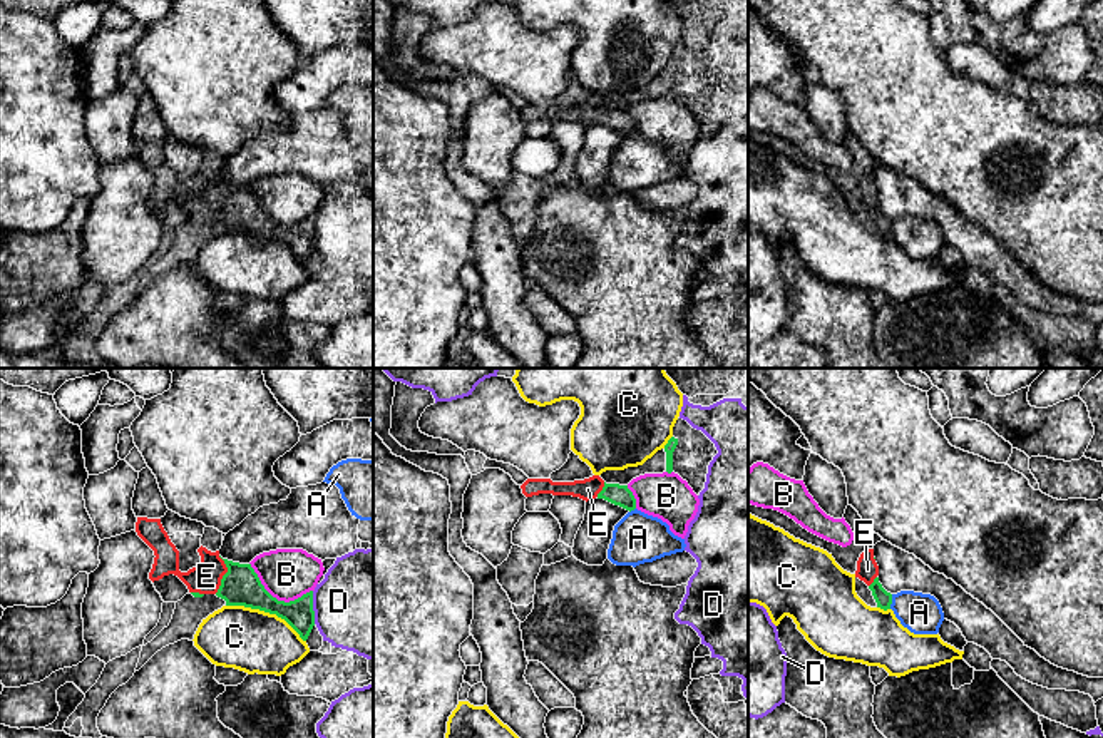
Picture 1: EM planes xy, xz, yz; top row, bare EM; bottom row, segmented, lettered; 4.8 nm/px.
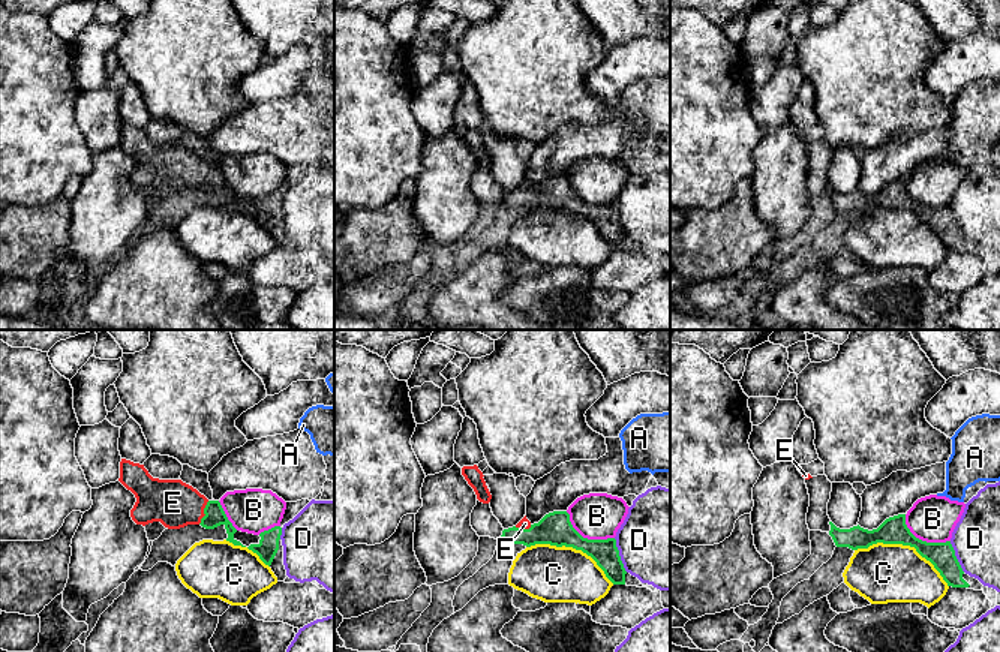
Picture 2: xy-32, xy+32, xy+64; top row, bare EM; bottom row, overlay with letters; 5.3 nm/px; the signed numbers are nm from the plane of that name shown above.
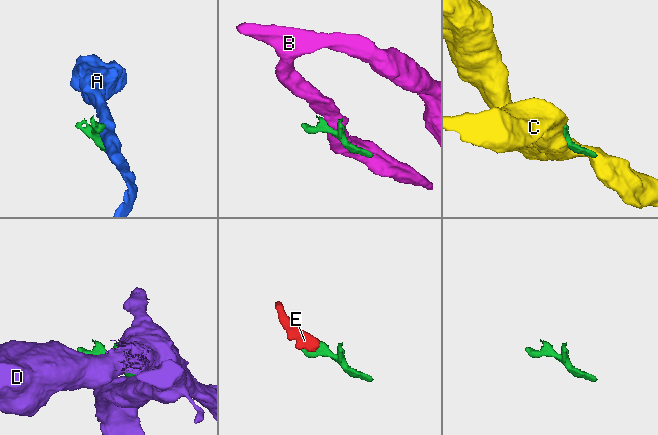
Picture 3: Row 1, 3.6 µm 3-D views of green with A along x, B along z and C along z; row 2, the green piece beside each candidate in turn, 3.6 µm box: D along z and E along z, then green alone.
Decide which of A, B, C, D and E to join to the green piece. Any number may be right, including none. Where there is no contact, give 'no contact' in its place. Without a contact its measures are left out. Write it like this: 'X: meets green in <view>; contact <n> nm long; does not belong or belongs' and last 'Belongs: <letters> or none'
A: meets green in yz; contact 70 nm long; does not belong
B: meets green in xy; contact 340 nm long; does not belong
C: meets green in xy; contact 420 nm long; does not belong
D: meets green in xy; contact 160 nm long; does not belong
E: meets green in xy; contact 190 nm long; belongs
Belongs: E

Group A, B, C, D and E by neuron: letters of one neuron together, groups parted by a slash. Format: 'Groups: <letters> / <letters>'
Groups: A / B / C / D / E

